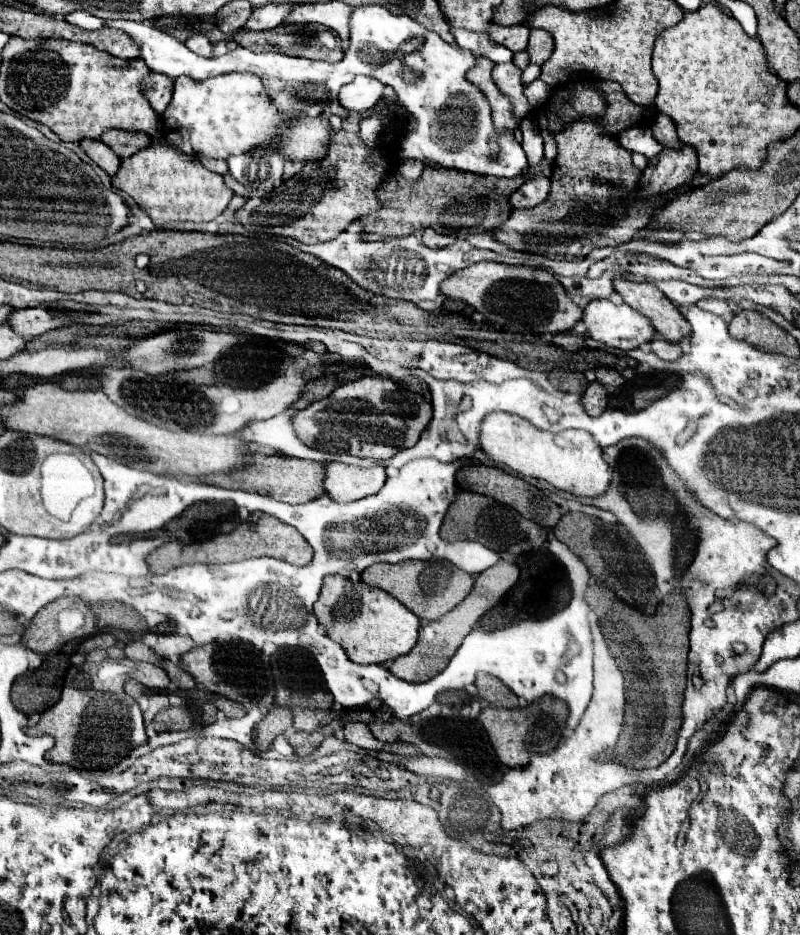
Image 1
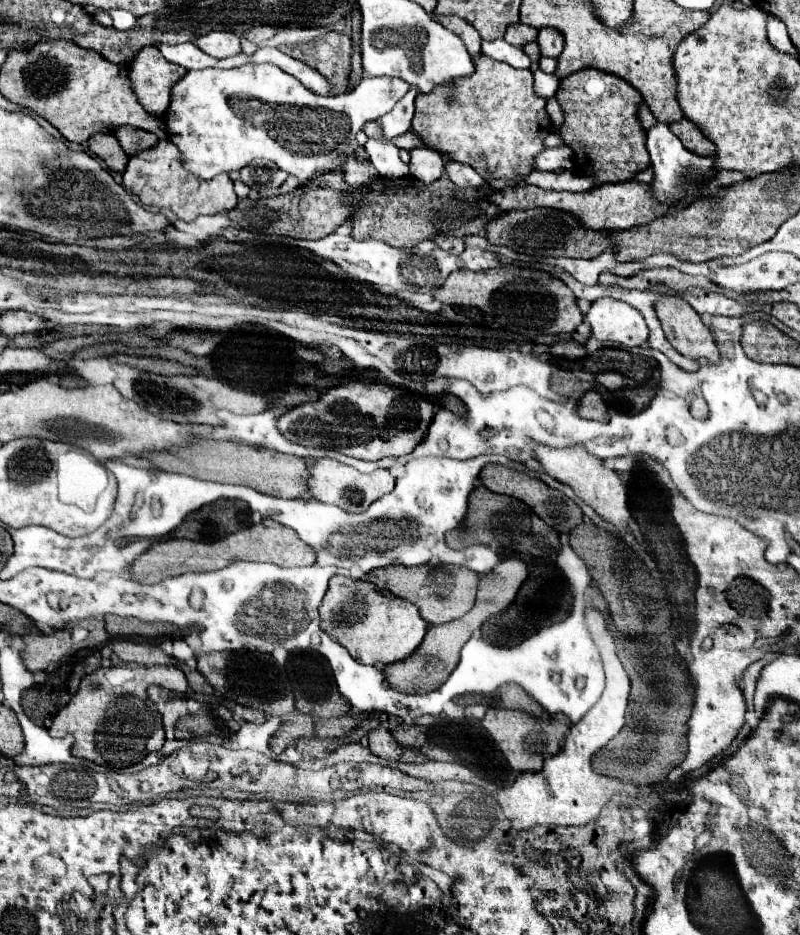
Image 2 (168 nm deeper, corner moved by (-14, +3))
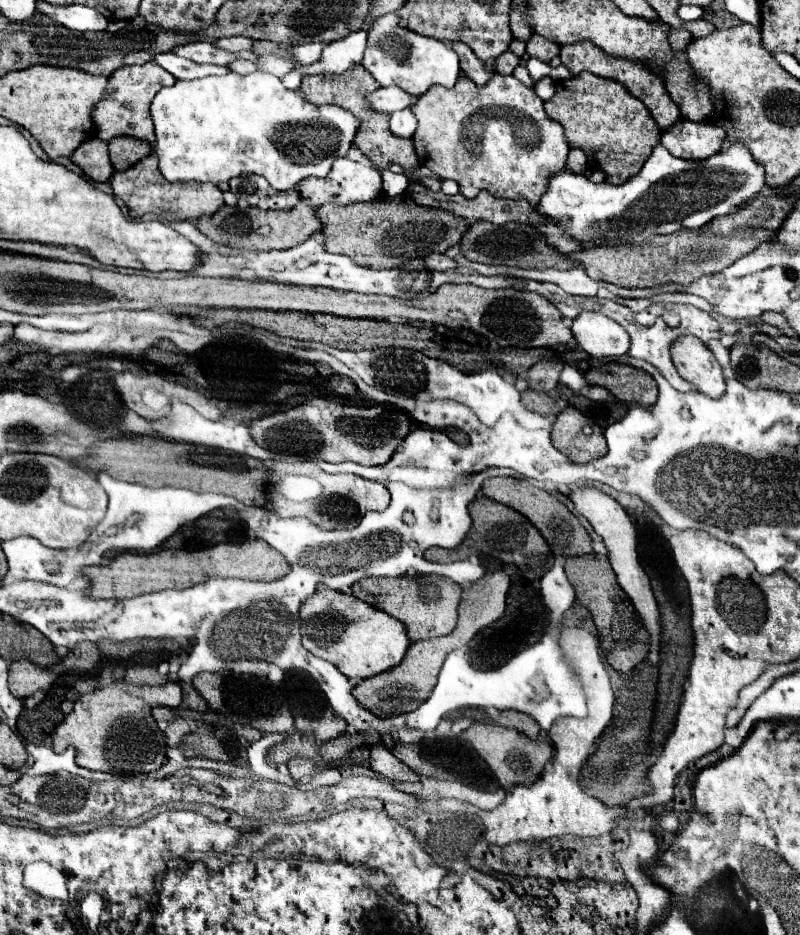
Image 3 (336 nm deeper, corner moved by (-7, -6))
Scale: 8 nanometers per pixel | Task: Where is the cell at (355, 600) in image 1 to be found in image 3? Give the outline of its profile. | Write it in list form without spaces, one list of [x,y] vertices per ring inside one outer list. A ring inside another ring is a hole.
[[[318,584],[316,594],[302,604],[300,632],[304,648],[314,656],[332,662],[352,680],[364,680],[398,666],[410,646],[406,628],[400,620],[356,596],[332,590],[326,584]]]

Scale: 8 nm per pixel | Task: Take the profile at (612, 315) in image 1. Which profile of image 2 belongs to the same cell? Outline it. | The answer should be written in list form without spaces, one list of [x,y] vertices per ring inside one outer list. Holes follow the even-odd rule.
[[[601,297],[591,303],[585,321],[591,325],[591,335],[599,341],[619,343],[625,347],[643,345],[649,329],[639,311],[623,301]]]

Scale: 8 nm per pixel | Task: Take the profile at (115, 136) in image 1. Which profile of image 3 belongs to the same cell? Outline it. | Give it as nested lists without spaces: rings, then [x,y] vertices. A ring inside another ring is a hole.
[[[116,136],[110,142],[110,160],[112,166],[122,172],[126,168],[130,168],[132,164],[136,164],[138,160],[142,160],[144,156],[148,156],[152,152],[150,144],[146,140],[140,138],[126,138],[126,136]]]

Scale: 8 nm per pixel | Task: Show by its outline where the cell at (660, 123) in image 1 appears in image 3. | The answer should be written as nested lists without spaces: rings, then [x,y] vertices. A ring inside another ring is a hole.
[[[680,118],[672,128],[664,130],[660,144],[676,158],[704,160],[722,148],[724,130],[712,122],[690,122]]]

